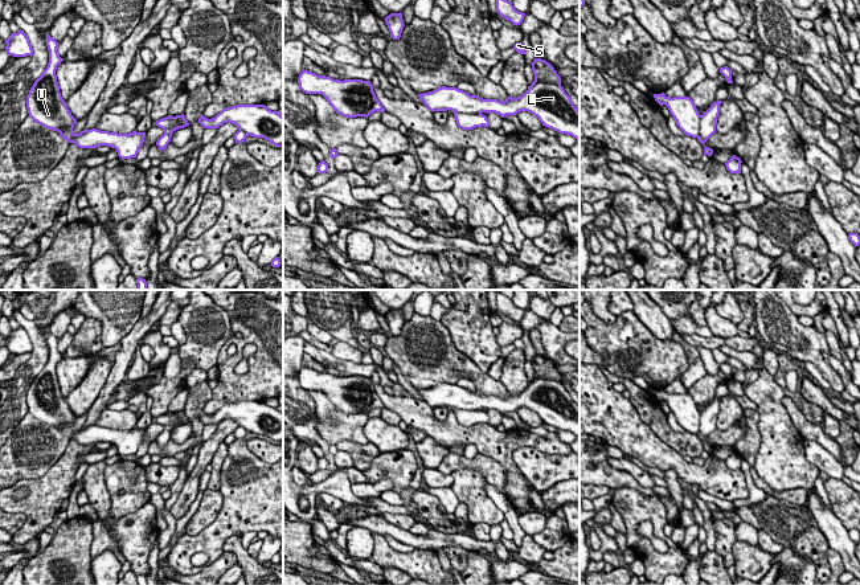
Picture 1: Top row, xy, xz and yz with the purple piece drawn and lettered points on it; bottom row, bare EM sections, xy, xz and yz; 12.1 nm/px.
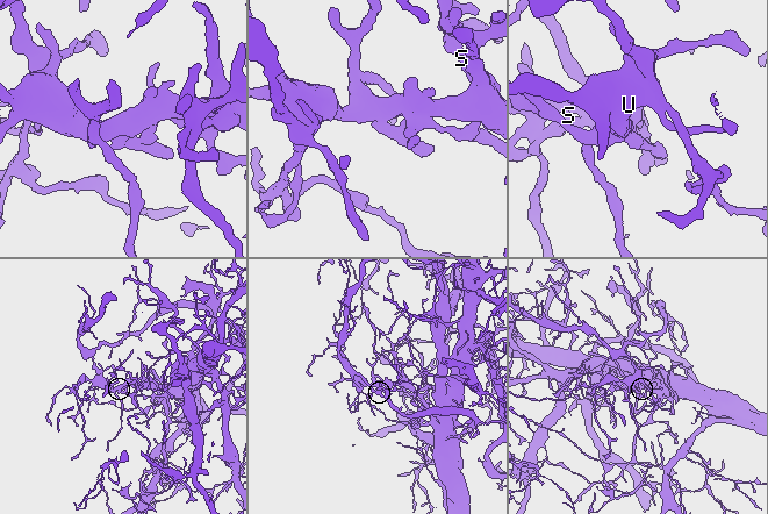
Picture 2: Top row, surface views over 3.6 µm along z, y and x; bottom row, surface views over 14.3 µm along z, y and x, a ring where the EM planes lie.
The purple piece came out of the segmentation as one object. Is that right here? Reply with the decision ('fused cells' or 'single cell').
fused cells

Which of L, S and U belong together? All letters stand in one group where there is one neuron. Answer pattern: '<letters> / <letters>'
L U / S

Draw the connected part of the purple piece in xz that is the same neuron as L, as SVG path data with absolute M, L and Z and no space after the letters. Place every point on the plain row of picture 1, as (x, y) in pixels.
M535 376L528 386L517 393L508 393L504 398L483 396L476 390L456 384L438 384L433 388L418 390L430 408L456 408L463 410L495 409L501 414L528 408L538 414L542 422L560 430L572 431L580 438L580 405L561 381Z

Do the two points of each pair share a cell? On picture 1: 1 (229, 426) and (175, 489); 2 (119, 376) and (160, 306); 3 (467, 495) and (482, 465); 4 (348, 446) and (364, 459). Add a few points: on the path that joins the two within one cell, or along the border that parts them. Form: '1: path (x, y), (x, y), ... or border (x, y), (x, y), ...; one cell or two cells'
1: border (188, 475), (173, 503); two cells
2: path (123, 359), (130, 340), (146, 323); one cell
3: border (450, 474), (457, 470), (474, 469), (487, 481); two cells
4: path (352, 448), (360, 455); one cell

